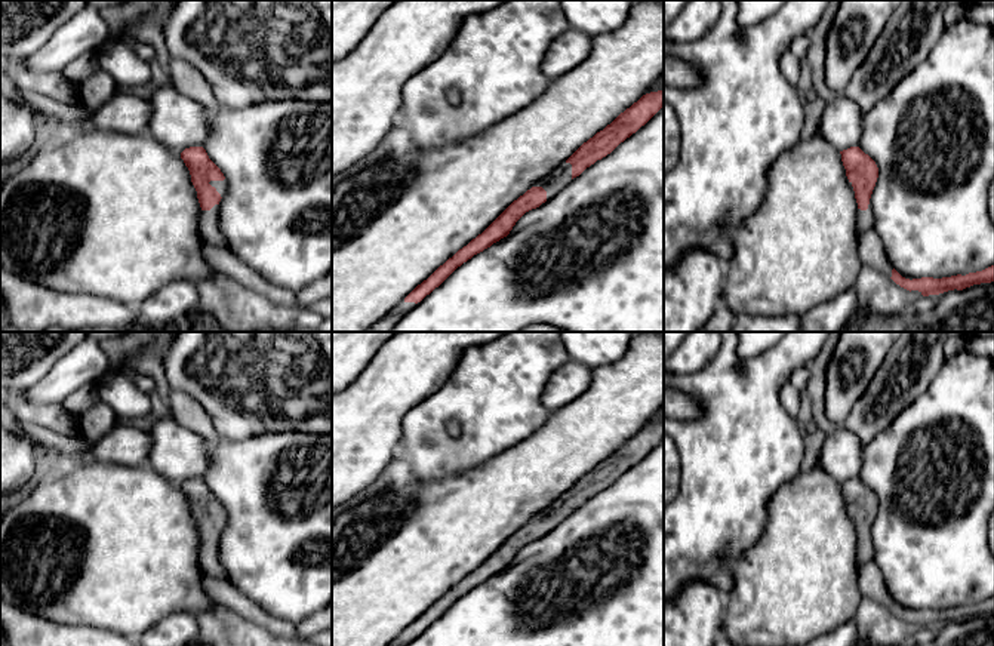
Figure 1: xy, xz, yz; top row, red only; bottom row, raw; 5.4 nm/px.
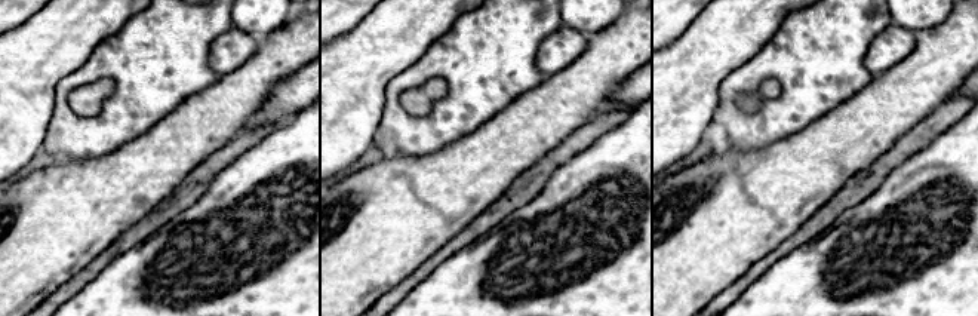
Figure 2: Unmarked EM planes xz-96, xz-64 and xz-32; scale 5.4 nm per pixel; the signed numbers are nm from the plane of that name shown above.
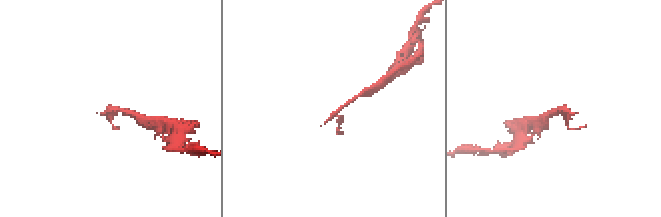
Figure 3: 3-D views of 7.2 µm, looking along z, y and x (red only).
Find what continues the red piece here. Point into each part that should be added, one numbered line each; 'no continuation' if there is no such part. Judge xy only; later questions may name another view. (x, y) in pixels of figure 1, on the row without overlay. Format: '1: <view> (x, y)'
1: xy (221, 517)

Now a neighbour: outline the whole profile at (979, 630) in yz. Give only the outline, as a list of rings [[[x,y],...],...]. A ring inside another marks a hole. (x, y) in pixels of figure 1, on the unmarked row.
[[[994,613],[936,627],[933,646],[994,646]]]

